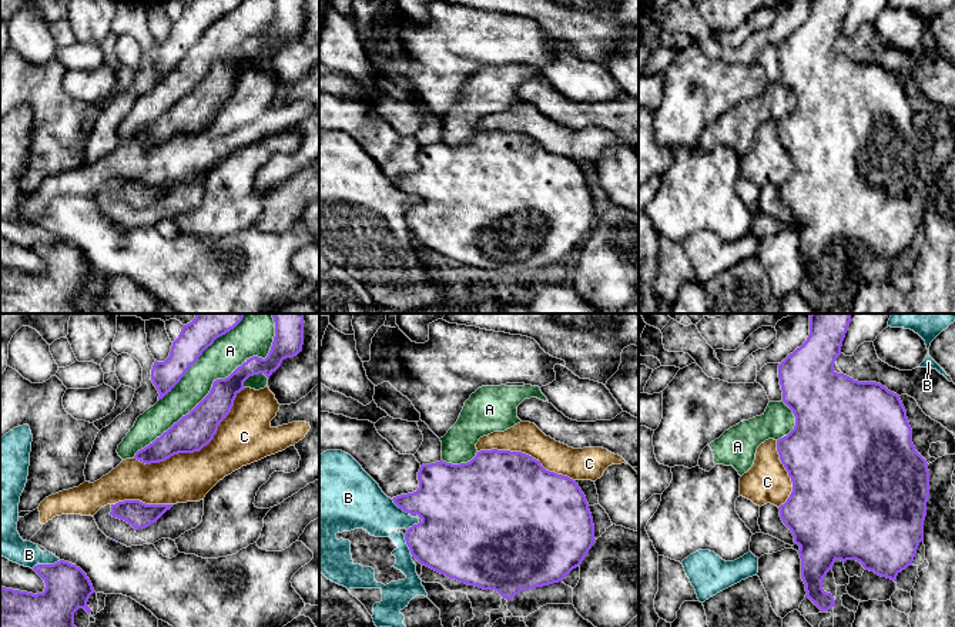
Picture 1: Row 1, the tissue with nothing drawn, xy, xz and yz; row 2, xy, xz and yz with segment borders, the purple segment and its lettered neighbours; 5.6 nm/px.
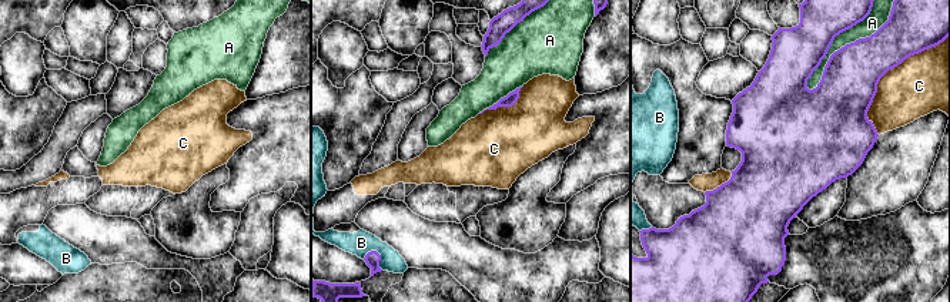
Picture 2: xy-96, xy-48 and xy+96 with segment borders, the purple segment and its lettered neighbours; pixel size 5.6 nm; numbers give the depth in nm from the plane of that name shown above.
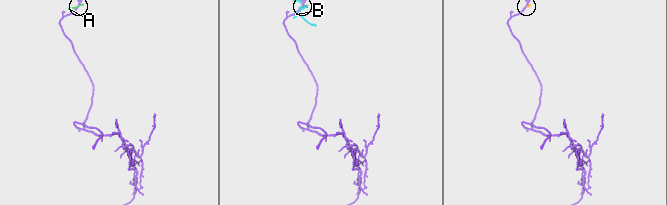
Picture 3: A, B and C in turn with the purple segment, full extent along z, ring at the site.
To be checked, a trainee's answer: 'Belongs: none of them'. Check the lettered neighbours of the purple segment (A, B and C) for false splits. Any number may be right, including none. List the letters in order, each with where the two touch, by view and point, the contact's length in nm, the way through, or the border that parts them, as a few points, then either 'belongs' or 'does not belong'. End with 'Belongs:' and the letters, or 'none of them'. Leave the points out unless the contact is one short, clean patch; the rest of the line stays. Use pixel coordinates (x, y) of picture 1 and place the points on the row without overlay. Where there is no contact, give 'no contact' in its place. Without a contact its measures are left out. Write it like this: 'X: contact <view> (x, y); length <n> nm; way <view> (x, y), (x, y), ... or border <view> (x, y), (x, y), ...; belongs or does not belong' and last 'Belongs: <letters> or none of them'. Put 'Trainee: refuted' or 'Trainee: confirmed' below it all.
A: contact xy (215, 61); length 1100 nm; does not belong
B: contact xy (46, 245); length 170 nm; does not belong
C: contact xy (198, 131); length 750 nm; does not belong
Belongs: none of them
Trainee: confirmed

